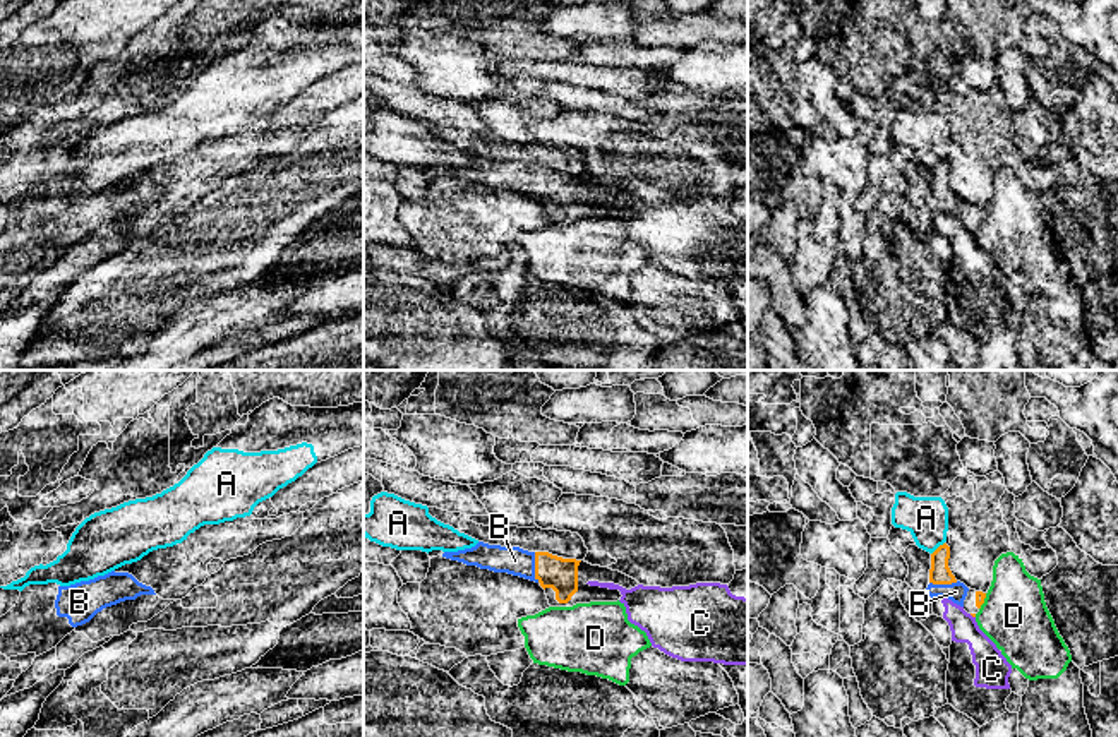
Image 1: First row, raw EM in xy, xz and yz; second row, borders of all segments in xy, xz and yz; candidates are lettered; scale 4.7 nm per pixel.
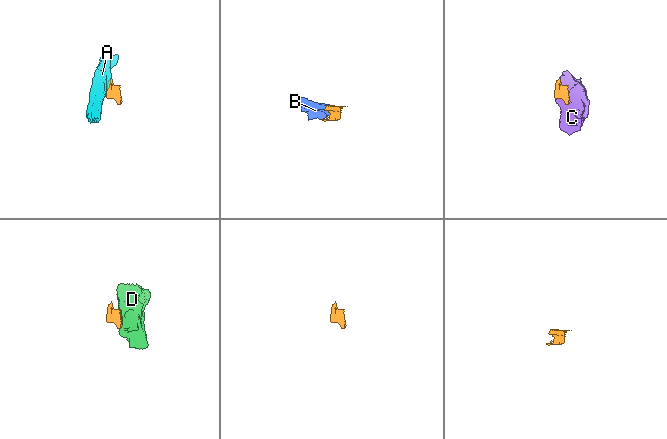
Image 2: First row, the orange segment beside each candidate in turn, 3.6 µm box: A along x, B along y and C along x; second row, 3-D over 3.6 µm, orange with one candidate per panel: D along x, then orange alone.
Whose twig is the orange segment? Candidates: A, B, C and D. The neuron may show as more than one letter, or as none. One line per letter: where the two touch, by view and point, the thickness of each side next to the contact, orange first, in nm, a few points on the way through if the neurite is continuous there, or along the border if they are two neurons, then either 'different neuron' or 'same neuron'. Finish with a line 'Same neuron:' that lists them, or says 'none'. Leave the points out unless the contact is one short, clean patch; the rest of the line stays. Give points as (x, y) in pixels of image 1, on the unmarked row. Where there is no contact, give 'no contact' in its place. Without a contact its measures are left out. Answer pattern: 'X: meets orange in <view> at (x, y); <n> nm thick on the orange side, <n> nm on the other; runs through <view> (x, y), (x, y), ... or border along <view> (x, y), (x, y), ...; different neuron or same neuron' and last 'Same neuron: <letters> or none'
A: meets orange in yz at (937, 165); 100 nm thick on the orange side, 200 nm on the other; border along yz (943, 158), (931, 170); different neuron
B: meets orange in xz at (535, 184); 160 nm thick on the orange side, 130 nm on the other; runs through xz (561, 191), (535, 184), (515, 177); same neuron
C: meets orange in yz at (973, 232); 20 nm thick on the orange side, 150 nm on the other; border along yz (969, 230), (974, 233); different neuron
D: meets orange in yz at (983, 218); 50 nm thick on the orange side, 320 nm on the other; border along yz (986, 209), (979, 225); different neuron
Same neuron: B

